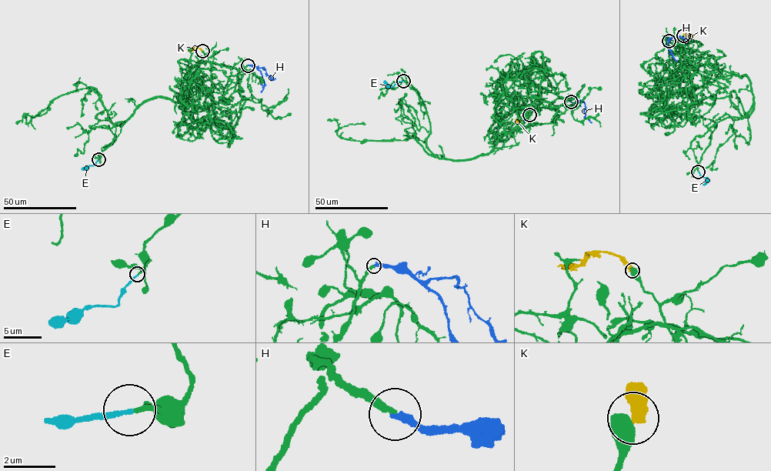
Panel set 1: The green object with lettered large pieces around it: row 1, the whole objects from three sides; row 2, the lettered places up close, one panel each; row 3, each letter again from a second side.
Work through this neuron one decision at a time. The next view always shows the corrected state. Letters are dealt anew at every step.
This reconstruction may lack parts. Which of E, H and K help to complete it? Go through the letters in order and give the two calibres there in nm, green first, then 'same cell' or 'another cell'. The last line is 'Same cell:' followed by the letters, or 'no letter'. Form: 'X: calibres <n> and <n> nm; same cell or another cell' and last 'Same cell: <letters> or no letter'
E: calibres 170 and 190 nm; same cell
H: calibres 240 and 300 nm; same cell
K: calibres 600 and 480 nm; another cell
Same cell: E, H

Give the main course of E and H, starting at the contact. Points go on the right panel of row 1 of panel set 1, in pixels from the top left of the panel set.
E: (698, 172), (702, 177), (707, 178), (702, 184)
H: (669, 41), (672, 37), (680, 36), (685, 42), (688, 39)

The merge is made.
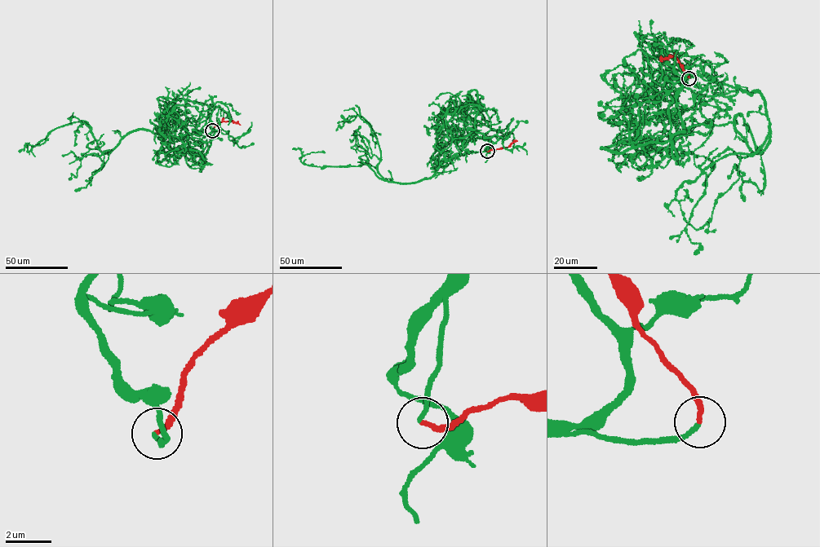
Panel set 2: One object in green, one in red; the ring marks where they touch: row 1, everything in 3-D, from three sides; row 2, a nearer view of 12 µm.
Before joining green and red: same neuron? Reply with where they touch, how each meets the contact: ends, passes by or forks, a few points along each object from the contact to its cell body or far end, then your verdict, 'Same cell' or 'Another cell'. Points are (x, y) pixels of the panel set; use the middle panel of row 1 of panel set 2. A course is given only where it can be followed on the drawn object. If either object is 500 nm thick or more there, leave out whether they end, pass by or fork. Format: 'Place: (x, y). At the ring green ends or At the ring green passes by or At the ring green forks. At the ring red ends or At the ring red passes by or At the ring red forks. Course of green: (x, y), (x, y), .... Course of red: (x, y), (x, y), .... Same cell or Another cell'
Place: (487, 151). At the ring green ends. At the ring red ends. Course of green: (487, 151), (490, 137), (471, 130), (431, 177), (401, 183), (380, 178), (366, 161), (300, 161), (325, 152). Course of red: (487, 151), (509, 146), (517, 141). Same cell

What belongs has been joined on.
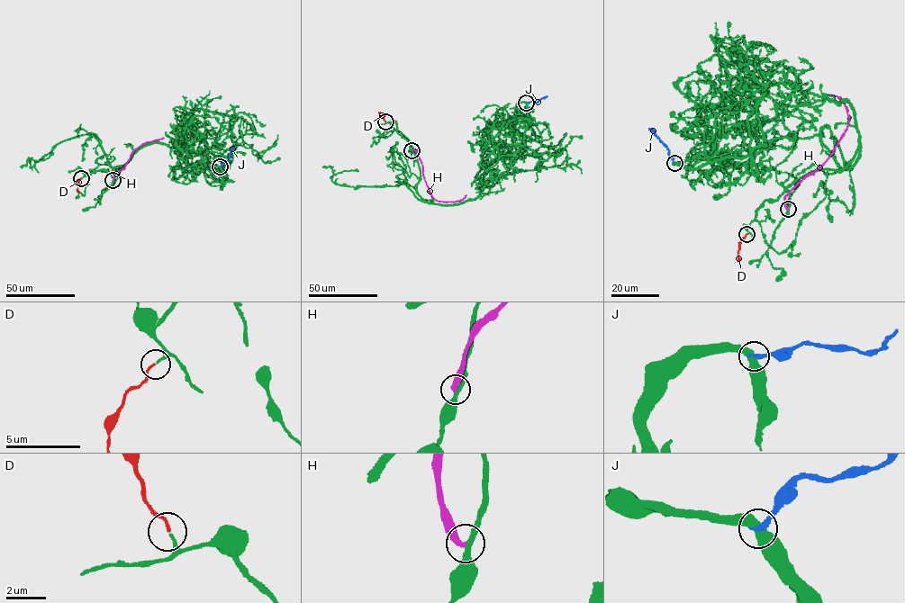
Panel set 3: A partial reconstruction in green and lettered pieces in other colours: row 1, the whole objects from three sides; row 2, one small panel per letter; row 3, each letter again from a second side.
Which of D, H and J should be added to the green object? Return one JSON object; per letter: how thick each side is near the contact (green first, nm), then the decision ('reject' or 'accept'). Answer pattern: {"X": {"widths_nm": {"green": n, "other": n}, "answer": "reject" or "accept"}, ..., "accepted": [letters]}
{"D": {"widths_nm": {"green": 120, "other": 130}, "answer": "accept"}, "H": {"widths_nm": {"green": 280, "other": 360}, "answer": "reject"}, "J": {"widths_nm": {"green": 480, "other": 320}, "answer": "reject"}, "accepted": ["D"]}

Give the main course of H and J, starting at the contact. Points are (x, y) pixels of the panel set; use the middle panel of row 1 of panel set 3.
H: (411, 150), (416, 152), (423, 176), (435, 200), (460, 201), (466, 194)
J: (526, 103), (538, 102), (547, 95)

